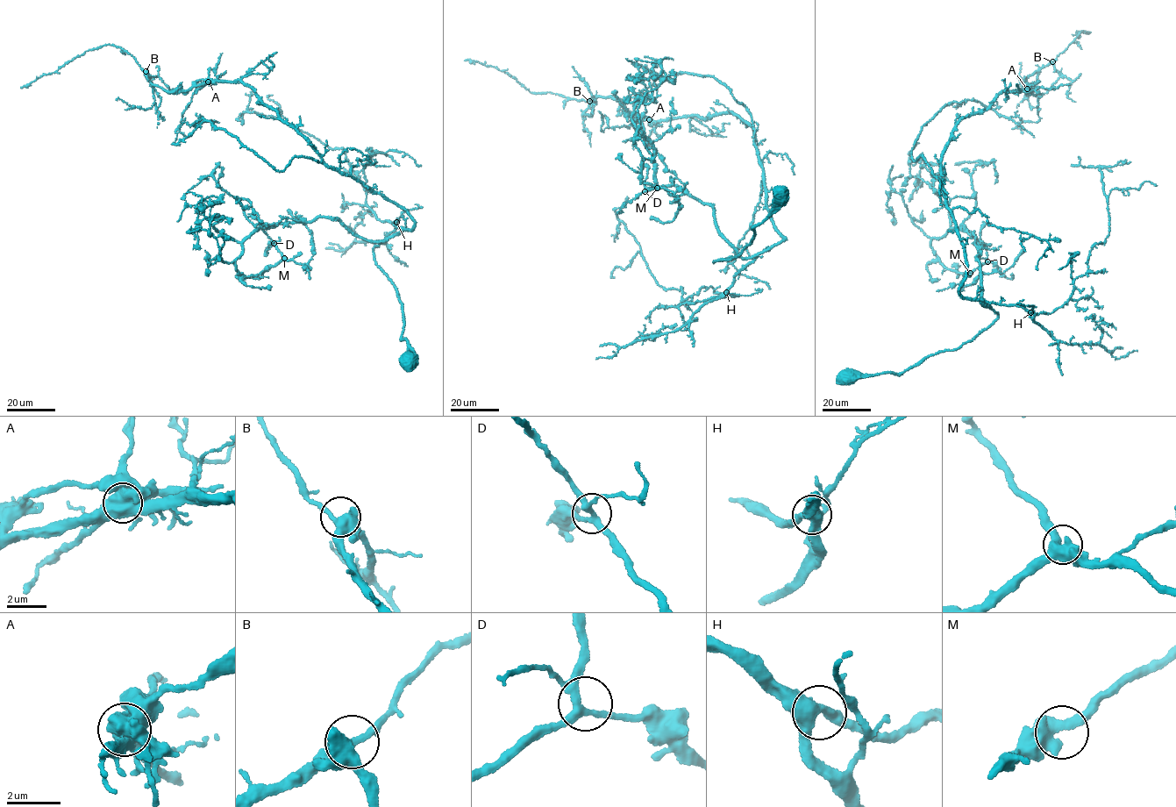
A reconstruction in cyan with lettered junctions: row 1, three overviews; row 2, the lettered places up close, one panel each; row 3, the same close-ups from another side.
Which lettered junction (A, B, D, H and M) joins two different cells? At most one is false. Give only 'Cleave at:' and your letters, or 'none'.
Cleave at: A

